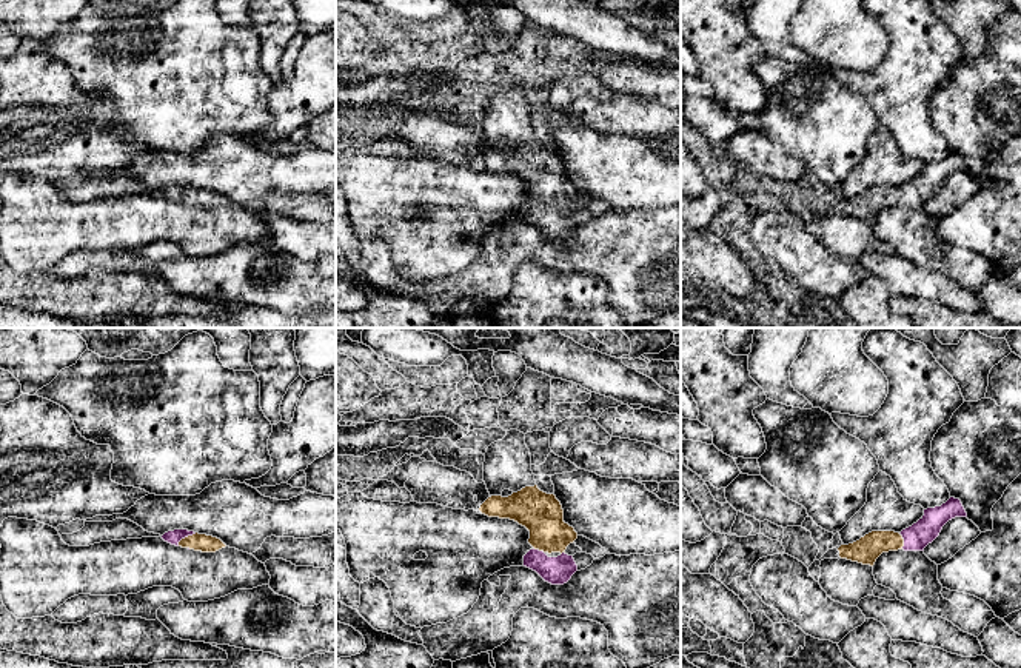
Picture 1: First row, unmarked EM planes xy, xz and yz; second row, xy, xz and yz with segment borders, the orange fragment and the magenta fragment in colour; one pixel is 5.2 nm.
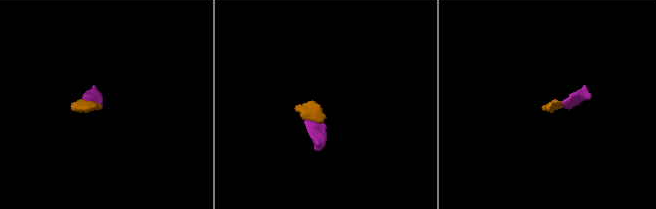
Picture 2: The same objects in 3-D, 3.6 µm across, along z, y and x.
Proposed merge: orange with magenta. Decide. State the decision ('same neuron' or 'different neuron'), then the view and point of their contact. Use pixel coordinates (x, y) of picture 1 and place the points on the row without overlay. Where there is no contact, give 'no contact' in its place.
same neuron | xy (185, 193)

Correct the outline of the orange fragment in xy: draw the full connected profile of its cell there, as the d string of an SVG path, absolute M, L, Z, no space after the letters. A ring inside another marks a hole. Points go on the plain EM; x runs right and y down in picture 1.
M174 185L162 191L162 194L171 200L202 206L202 208L216 208L226 200L213 191L199 189L188 185Z

